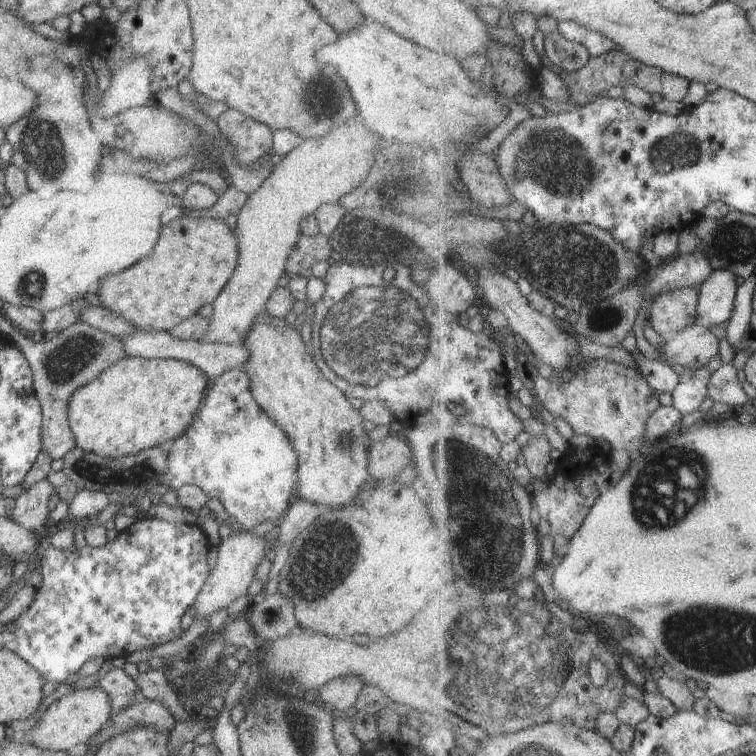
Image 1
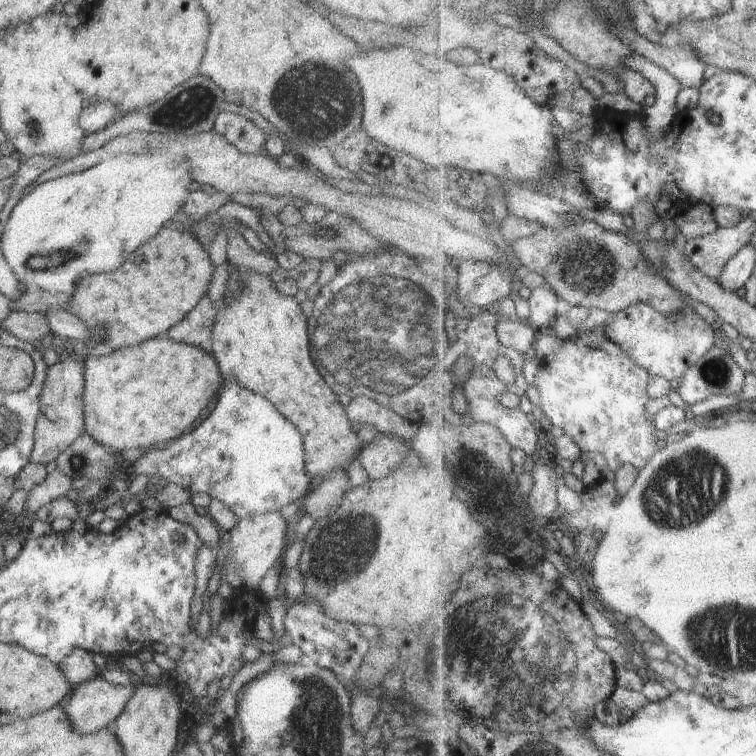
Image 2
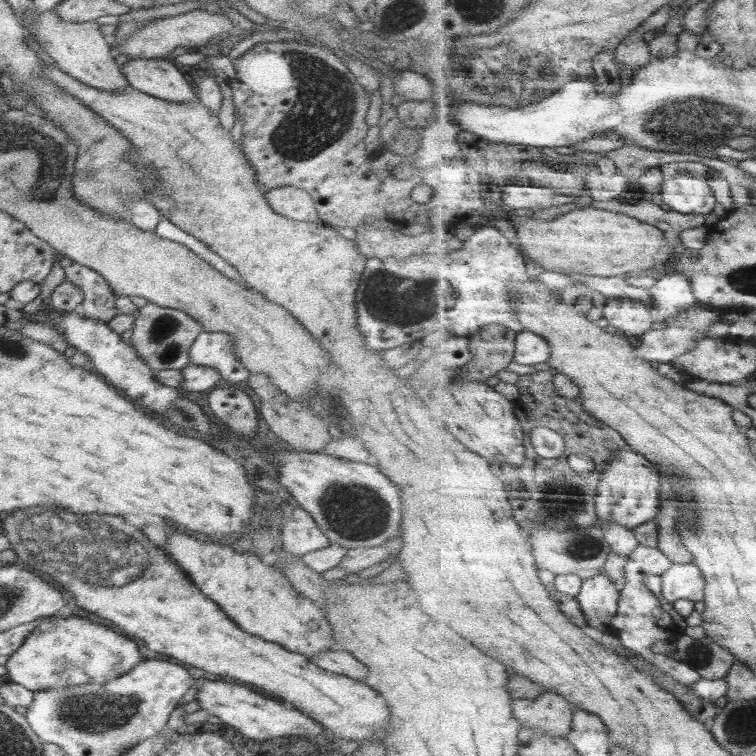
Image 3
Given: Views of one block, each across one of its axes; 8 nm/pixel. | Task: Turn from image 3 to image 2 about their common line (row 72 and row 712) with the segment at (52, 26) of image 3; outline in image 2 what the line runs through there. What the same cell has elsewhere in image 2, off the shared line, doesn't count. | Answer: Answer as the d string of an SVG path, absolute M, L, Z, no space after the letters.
M100 675L73 686L72 696L64 702L63 709L79 733L96 732L104 727L112 726L113 722L122 714L134 690L133 685L115 685Z

